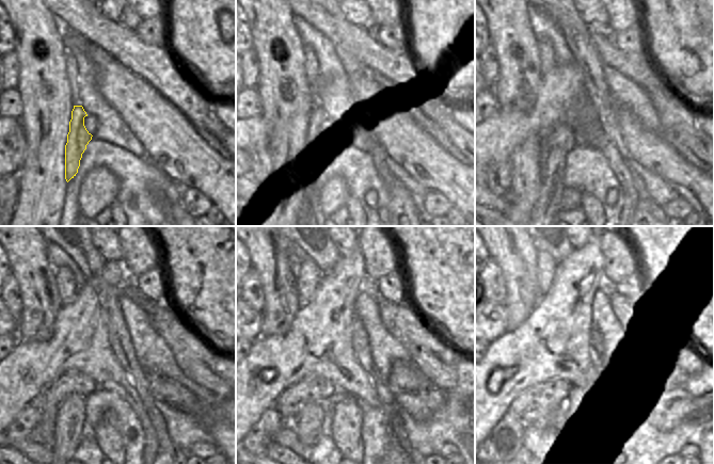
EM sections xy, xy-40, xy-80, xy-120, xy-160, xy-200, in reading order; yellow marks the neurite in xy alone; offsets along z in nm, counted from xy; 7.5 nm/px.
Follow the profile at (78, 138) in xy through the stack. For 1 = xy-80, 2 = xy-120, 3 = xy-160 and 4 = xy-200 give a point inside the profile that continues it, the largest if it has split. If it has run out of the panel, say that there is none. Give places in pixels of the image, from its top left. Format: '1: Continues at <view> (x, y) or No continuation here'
1: Continues at xy-80 (552, 161)
2: Continues at xy-120 (69, 421)
3: Continues at xy-160 (307, 424)
4: Continues at xy-200 (550, 422).

